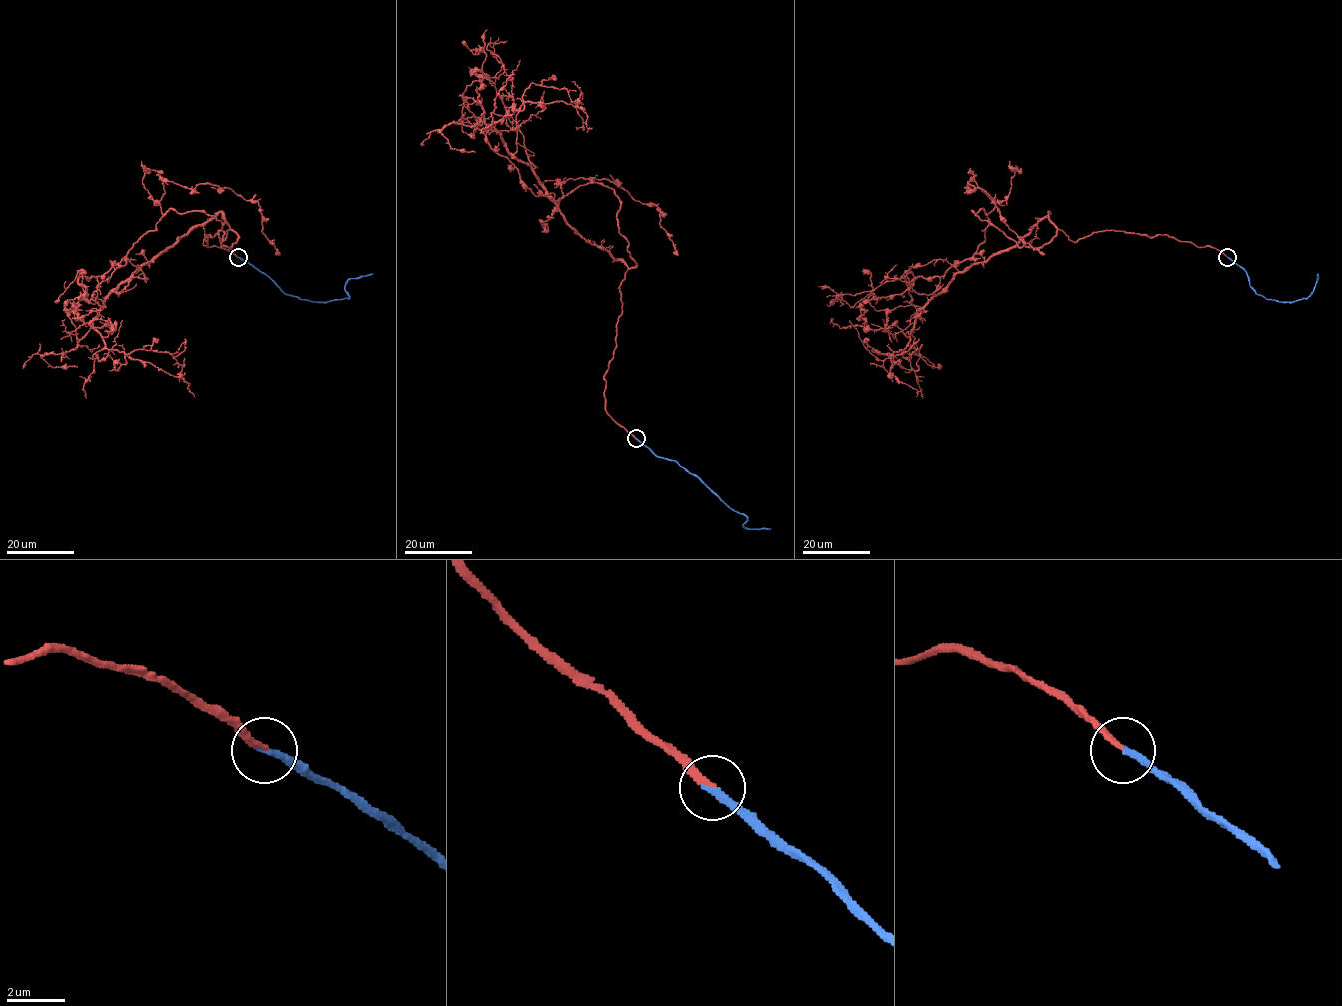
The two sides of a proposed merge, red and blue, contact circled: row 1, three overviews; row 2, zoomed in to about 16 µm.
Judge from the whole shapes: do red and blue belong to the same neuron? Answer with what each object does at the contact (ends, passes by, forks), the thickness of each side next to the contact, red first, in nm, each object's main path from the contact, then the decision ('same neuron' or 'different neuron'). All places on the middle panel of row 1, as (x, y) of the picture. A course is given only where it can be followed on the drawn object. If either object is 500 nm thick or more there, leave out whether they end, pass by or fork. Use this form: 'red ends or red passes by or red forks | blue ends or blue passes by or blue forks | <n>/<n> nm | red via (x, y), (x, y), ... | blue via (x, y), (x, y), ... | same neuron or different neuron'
red ends | blue ends | 200/240 nm | red via (636, 438), (604, 400), (627, 266), (567, 222), (491, 125), (531, 83), (567, 90), (577, 127) | blue via (636, 438), (660, 457), (675, 460), (696, 474), (727, 505), (743, 513), (746, 518), (743, 526), (771, 529) | same neuron

